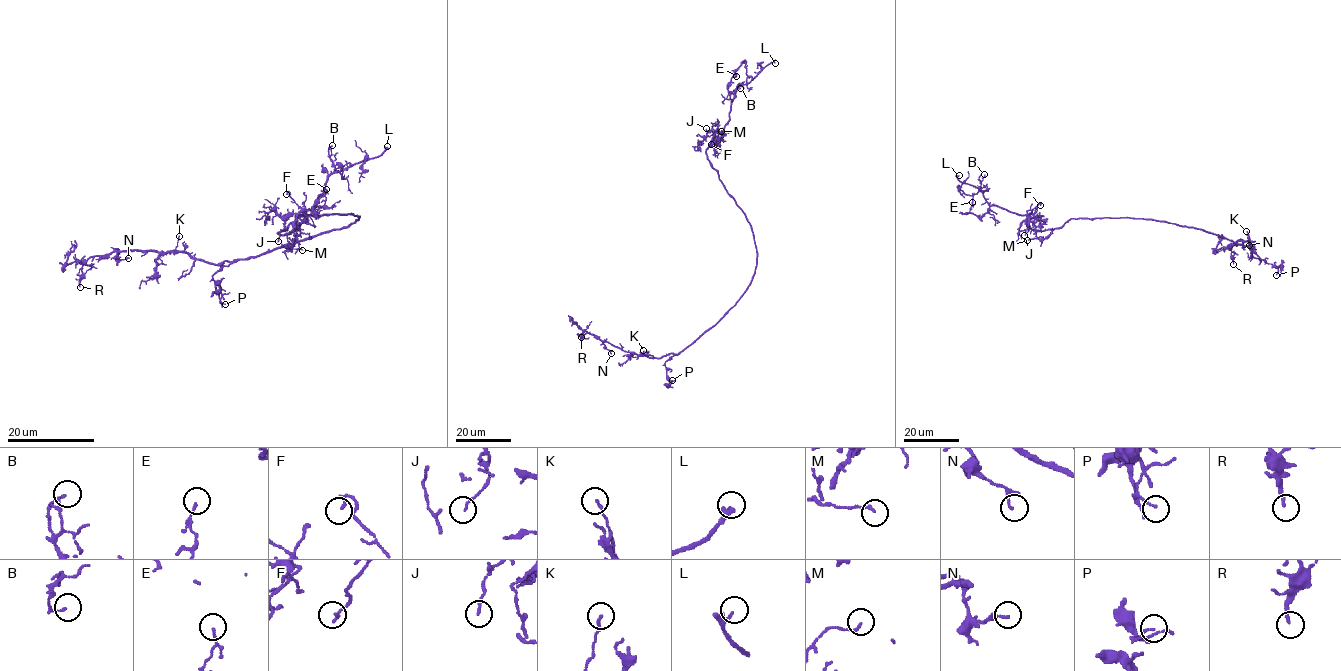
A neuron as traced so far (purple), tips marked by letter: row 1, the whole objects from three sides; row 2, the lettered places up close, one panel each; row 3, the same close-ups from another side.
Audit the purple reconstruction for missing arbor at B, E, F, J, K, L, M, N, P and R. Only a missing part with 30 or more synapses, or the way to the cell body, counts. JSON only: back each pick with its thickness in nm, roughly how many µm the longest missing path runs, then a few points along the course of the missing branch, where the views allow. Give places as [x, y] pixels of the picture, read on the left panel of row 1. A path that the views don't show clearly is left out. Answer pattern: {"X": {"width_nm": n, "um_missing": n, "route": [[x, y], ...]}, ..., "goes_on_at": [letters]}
{"L": {"width_nm": 150, "um_missing": 45, "route": [[387, 146], [390, 138], [358, 89], [340, 41], [330, 24]]}, "goes_on_at": ["L"]}

